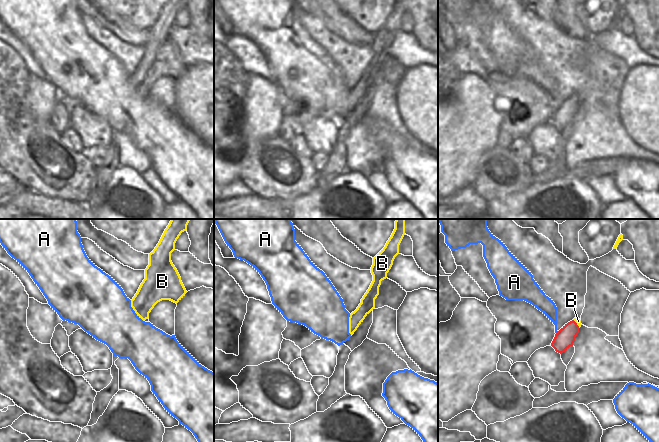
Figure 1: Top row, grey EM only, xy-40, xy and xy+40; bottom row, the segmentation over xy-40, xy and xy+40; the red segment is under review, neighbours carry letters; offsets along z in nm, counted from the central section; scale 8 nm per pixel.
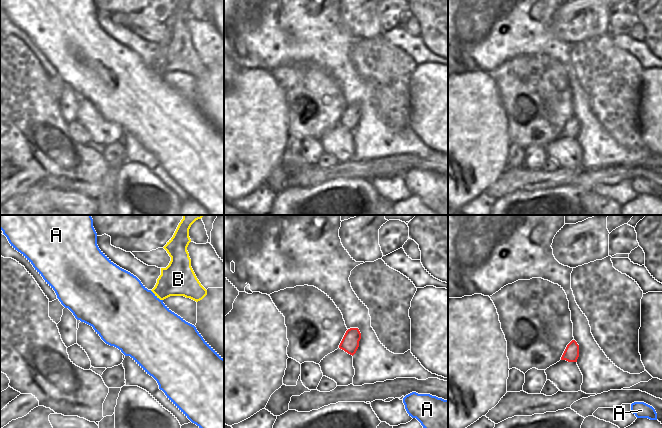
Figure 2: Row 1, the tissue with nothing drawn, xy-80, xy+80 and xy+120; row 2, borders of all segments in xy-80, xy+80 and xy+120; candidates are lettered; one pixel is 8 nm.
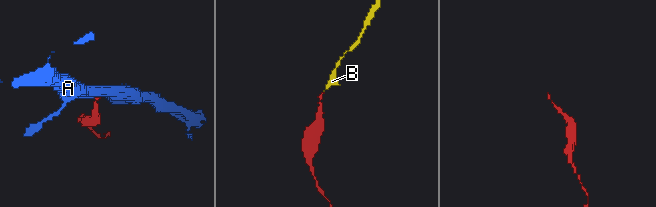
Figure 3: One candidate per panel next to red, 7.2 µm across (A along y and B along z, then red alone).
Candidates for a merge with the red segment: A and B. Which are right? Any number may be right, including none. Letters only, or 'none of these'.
B

